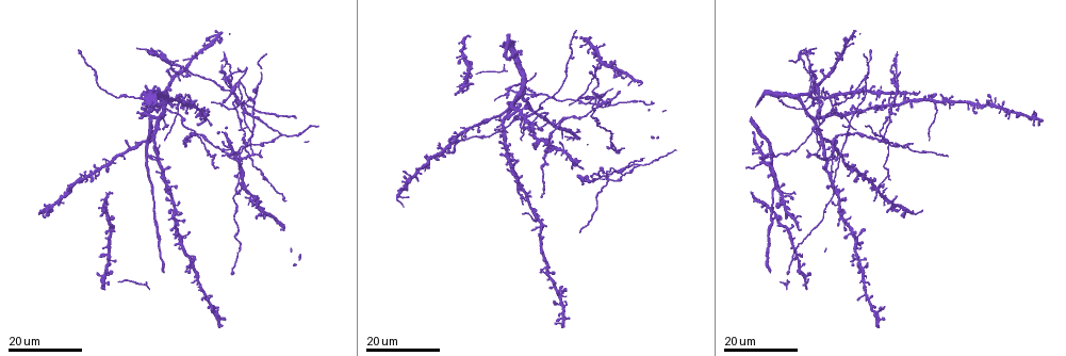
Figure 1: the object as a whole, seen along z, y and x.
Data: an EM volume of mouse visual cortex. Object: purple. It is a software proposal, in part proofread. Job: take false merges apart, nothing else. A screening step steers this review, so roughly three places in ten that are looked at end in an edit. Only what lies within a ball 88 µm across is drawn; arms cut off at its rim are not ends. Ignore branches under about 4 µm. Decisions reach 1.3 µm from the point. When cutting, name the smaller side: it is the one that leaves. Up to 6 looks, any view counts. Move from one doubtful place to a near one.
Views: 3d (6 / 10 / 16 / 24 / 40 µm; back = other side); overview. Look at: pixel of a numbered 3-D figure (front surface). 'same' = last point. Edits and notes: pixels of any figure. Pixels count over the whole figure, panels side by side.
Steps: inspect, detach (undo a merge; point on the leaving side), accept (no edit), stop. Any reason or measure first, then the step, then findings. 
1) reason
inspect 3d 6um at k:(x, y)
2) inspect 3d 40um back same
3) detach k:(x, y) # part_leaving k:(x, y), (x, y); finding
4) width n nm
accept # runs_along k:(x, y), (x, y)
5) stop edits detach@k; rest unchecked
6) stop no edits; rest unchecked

three-way junction
inspect 3d 16um at 1:(581, 97)

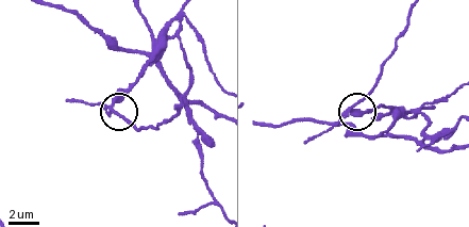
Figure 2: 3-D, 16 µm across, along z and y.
inspect 3d 6um at 2:(353, 107)

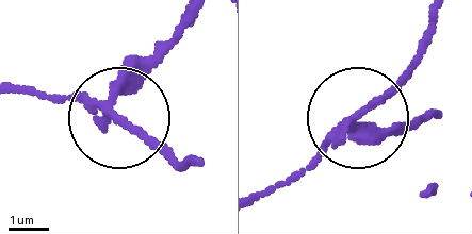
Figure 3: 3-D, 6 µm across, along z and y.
inspect 3d 6um back at 3:(355, 117)

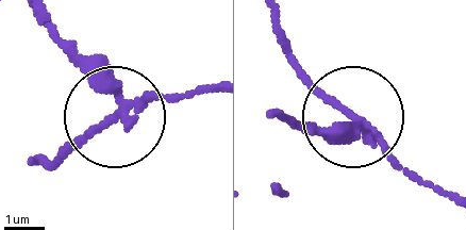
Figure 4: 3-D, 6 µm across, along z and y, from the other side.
arms 3
detach 4:(80, 61) # a second cell is stuck on

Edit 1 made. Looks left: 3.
see it whole again
inspect overview

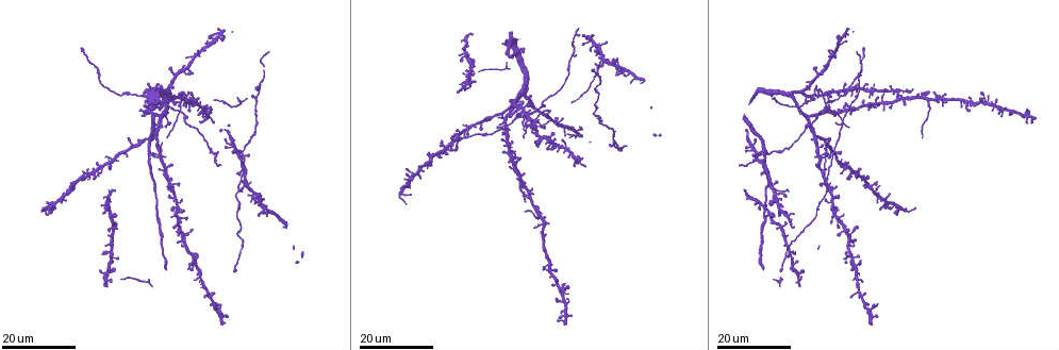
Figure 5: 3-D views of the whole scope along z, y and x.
inspect 3d 24um at 5:(182, 100)

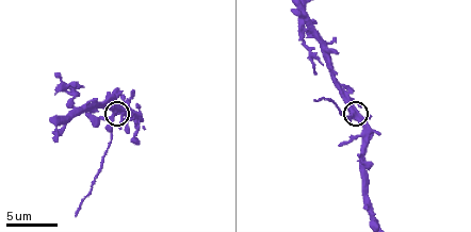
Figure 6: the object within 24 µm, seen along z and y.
inspect 3d 10um at 6:(115, 115)

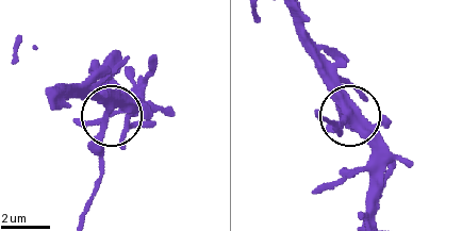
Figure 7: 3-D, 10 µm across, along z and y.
detach 7:(98, 149) # a second cell is stuck on

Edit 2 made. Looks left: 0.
stop edits detach@4, detach@7; rest unchecked

